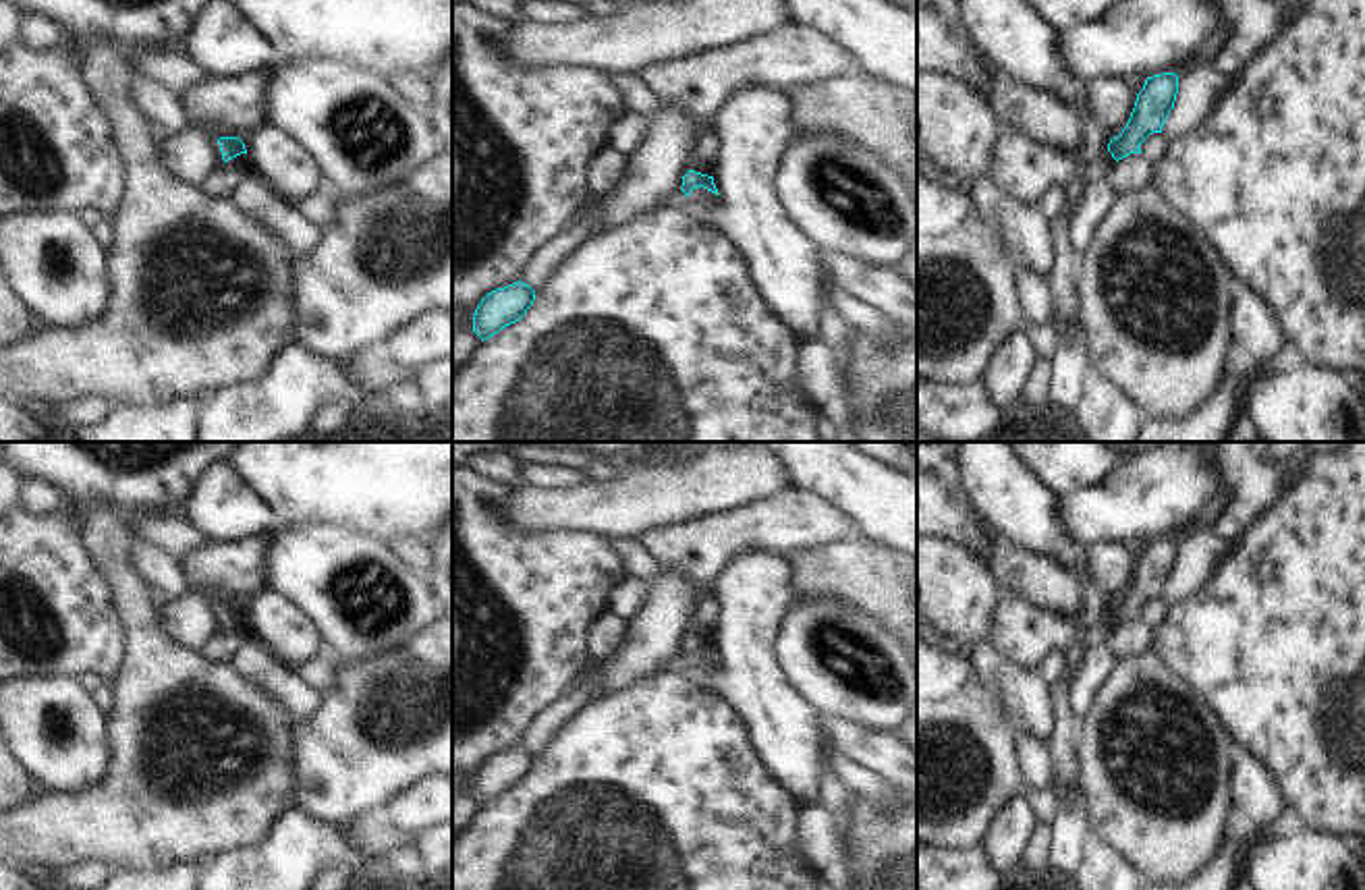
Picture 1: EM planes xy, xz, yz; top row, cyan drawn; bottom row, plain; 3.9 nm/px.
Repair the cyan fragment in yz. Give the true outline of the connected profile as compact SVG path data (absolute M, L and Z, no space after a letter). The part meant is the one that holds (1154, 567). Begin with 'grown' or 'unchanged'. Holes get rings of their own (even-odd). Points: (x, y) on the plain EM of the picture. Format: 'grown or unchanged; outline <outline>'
grown; outline M1176 537L1147 541L1126 591L1118 602L1110 604L1108 614L1091 629L1081 629L1077 622L1046 614L1000 593L996 624L987 641L1008 662L1031 672L1037 672L1052 651L1068 651L1077 641L1087 647L1106 645L1118 624L1141 618L1141 608L1151 597L1162 597L1176 558Z

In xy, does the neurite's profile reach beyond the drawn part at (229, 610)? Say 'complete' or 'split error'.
split error

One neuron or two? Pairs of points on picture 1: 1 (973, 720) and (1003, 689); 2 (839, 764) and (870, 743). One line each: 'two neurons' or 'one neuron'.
1: two neurons
2: two neurons

